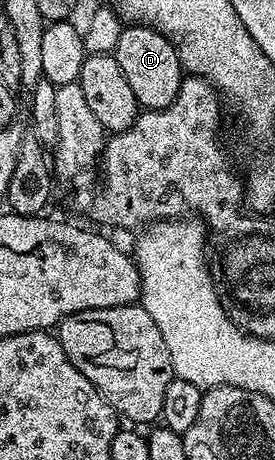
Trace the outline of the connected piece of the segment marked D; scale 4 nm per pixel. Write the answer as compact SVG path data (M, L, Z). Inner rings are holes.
M142 24L124 25L113 53L143 110L164 110L177 100L185 71L174 44L160 30Z

